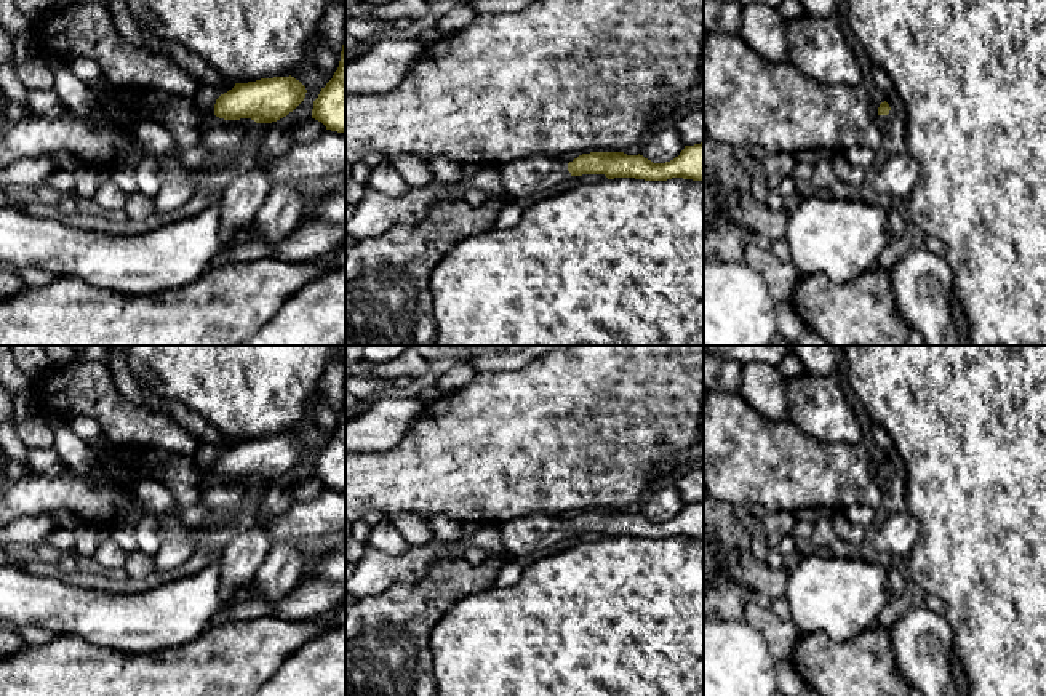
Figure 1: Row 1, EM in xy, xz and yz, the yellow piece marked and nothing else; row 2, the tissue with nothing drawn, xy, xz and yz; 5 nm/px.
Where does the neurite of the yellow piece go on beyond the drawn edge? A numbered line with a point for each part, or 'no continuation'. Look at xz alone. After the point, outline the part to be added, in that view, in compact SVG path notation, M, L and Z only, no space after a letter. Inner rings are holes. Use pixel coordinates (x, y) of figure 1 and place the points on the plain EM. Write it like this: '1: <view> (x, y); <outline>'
1: xz (522, 536); M531 515L501 523L502 552L513 558L547 549L569 534L568 523L550 515Z

